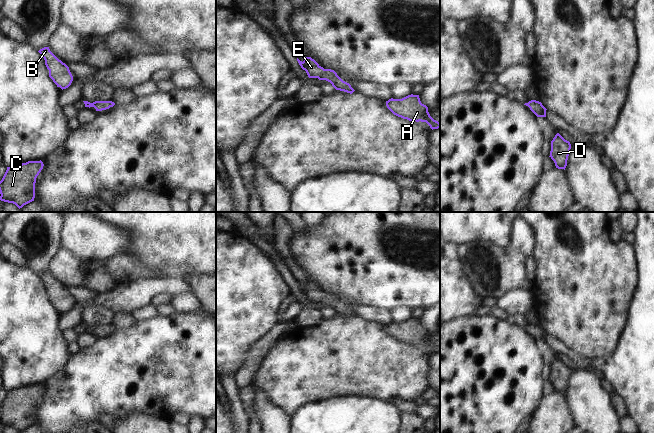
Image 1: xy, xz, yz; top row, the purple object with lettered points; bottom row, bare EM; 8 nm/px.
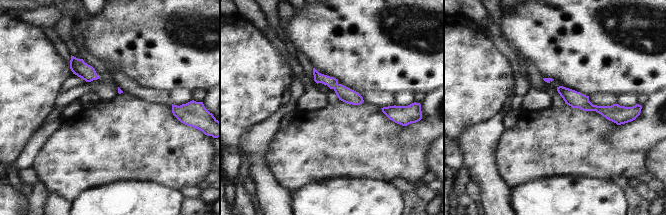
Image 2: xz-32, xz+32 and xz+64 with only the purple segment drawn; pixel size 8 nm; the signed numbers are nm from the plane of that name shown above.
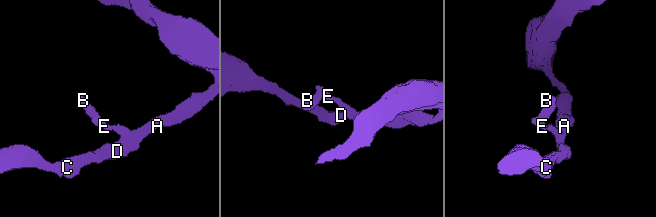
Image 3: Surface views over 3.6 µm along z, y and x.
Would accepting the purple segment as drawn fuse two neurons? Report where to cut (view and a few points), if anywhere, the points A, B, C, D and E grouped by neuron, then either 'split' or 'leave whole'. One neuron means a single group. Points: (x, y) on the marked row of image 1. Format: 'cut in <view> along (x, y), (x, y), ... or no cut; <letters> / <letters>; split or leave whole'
no cut; A B C D E; leave whole

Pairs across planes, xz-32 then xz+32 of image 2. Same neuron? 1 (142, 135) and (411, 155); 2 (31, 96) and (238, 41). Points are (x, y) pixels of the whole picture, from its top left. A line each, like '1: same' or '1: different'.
1: same
2: same

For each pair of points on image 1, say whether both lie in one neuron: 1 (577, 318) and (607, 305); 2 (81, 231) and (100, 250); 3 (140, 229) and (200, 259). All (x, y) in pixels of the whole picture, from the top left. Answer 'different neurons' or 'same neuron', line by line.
1: same neuron
2: same neuron
3: same neuron

